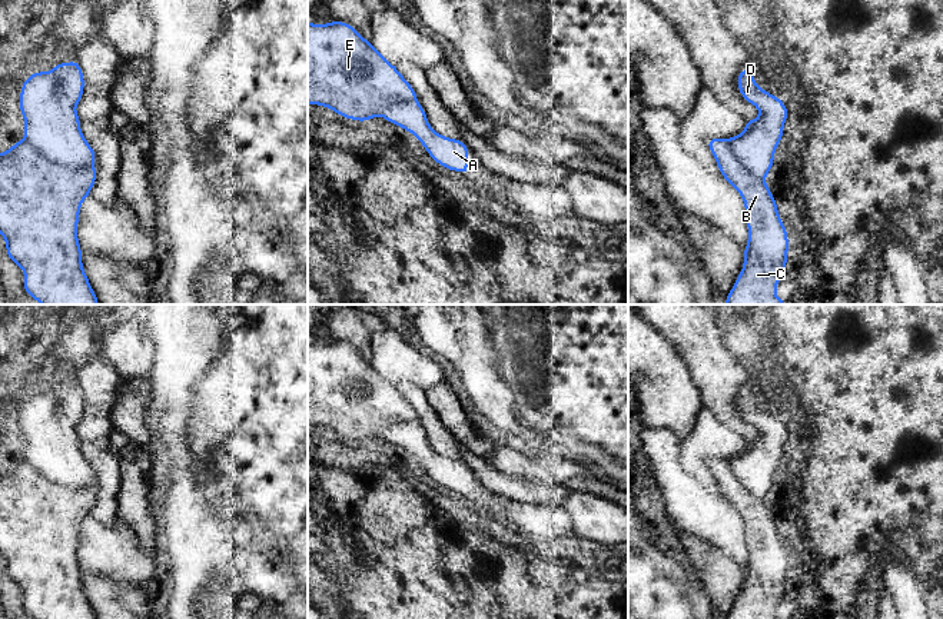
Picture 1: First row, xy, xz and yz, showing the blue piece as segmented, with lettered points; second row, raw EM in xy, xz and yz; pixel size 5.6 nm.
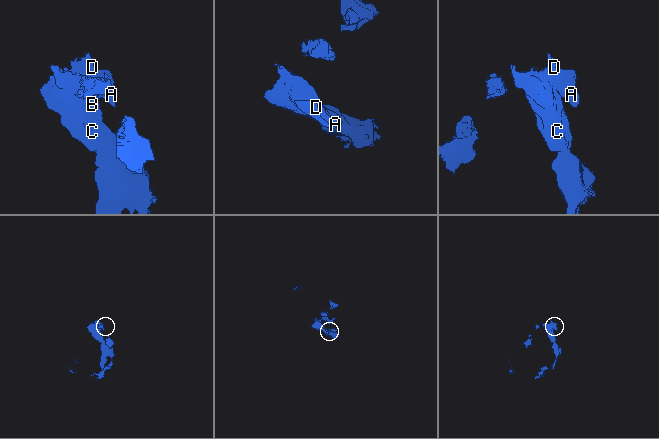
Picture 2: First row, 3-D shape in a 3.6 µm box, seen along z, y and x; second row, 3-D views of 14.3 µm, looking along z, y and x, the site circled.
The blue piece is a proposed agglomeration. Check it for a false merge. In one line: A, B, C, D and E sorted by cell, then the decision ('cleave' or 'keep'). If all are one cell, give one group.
A D / B C E; cleave

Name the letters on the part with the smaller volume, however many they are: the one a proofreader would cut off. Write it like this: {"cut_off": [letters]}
{"cut_off": ["A", "D"]}

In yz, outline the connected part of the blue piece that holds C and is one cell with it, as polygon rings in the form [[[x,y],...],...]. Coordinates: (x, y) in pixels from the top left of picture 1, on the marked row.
[[[708,139],[707,146],[713,153],[721,176],[736,189],[746,207],[746,222],[748,229],[747,247],[743,249],[744,263],[734,286],[725,297],[725,304],[786,304],[776,294],[776,287],[787,266],[788,236],[781,223],[776,199],[764,180],[753,176],[737,159],[730,144],[724,139]]]

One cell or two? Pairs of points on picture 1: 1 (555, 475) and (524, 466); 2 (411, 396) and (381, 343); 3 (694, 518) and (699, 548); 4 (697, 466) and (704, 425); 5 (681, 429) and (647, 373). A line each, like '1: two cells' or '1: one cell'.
1: one cell
2: two cells
3: two cells
4: one cell
5: one cell

